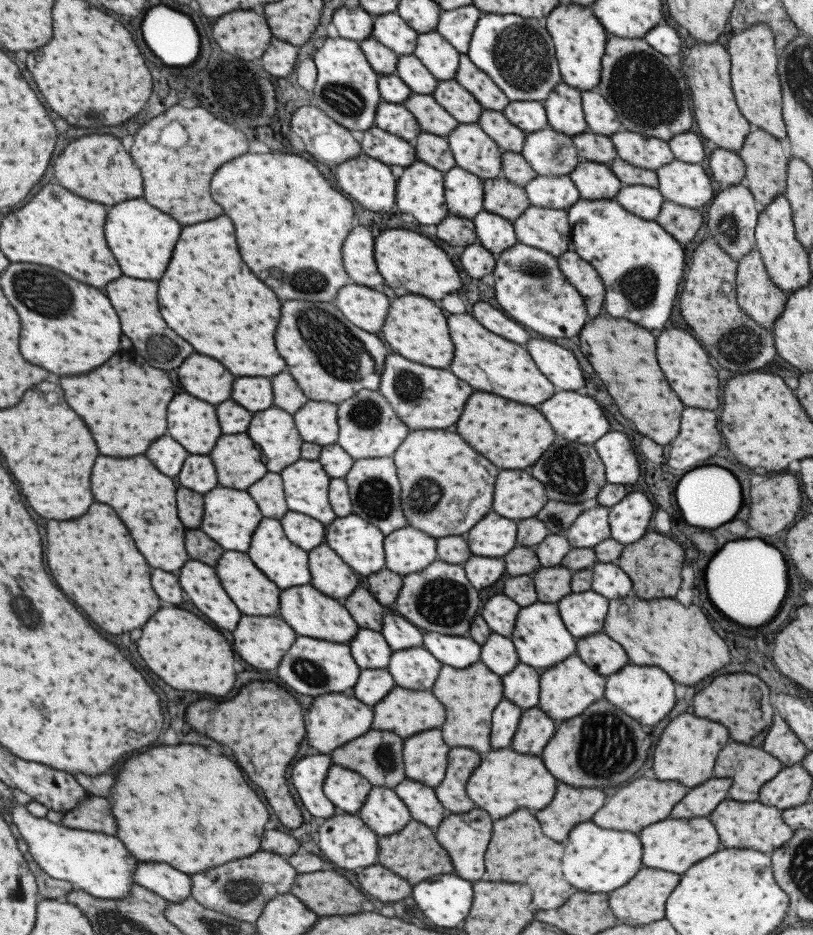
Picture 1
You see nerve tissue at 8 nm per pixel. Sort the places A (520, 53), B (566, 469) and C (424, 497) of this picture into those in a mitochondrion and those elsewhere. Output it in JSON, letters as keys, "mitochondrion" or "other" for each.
{"A":"mitochondrion","B":"mitochondrion","C":"mitochondrion"}

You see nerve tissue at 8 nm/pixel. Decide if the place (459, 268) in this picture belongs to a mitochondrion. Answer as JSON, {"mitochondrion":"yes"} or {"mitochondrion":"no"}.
{"mitochondrion":"no"}

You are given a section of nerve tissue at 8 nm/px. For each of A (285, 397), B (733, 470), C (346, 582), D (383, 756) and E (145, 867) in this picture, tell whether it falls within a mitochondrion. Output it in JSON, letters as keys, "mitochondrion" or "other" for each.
{"A":"other","B":"other","C":"other","D":"mitochondrion","E":"other"}

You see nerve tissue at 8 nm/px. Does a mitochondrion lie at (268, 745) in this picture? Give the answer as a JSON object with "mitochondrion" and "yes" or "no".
{"mitochondrion":"no"}

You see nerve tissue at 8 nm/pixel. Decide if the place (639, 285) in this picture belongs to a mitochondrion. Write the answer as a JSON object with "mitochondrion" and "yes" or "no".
{"mitochondrion":"yes"}

